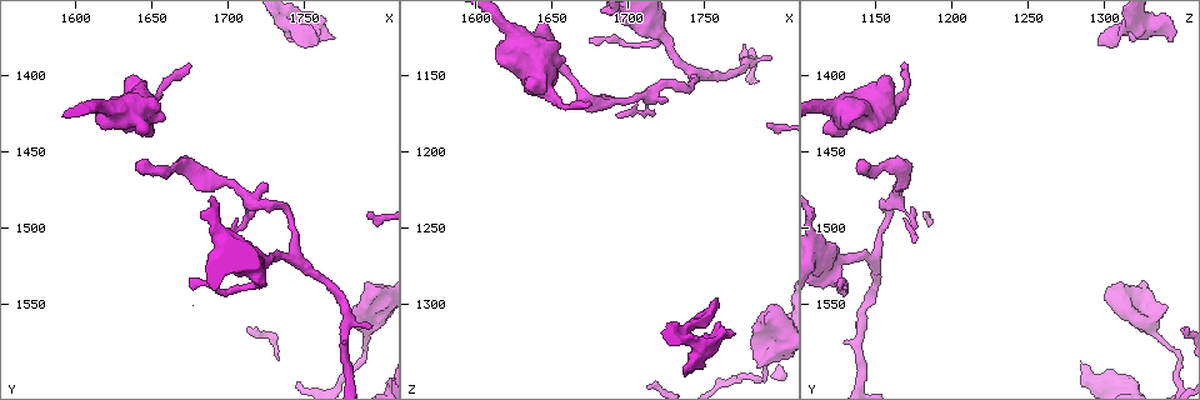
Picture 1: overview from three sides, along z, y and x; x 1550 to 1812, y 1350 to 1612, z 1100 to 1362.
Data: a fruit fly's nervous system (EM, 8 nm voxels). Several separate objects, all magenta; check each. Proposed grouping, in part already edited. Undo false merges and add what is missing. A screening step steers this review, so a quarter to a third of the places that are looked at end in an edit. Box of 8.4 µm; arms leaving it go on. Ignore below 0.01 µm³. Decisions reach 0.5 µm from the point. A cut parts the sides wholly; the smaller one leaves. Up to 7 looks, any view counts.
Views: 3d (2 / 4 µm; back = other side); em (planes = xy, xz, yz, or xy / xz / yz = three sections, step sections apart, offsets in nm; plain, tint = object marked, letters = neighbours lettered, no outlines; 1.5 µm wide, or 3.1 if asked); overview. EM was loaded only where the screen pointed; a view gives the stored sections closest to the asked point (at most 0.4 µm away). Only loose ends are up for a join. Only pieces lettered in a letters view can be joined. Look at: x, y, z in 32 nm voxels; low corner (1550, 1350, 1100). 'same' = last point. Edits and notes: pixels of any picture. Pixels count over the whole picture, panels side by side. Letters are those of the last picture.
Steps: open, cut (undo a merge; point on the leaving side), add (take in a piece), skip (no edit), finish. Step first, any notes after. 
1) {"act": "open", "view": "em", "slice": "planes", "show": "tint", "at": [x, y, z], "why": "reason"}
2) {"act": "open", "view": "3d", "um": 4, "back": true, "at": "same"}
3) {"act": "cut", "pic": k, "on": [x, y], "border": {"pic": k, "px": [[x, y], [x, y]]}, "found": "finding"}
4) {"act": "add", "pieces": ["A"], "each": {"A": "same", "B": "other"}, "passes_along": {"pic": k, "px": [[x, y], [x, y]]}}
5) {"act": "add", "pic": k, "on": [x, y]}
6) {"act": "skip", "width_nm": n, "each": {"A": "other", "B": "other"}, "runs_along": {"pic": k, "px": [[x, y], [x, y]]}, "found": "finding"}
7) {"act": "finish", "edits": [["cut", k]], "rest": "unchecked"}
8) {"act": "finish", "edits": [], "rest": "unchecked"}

{"act": "open", "view": "em", "slice": "xz", "step": 4, "show": "letters", "at": [1790, 1572, 1334], "why": "calibre changes"}

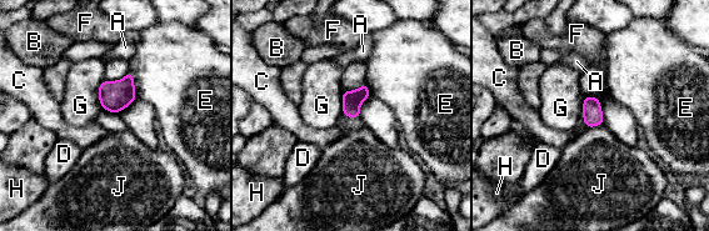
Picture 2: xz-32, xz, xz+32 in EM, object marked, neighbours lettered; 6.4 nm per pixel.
{"act": "open", "view": "em", "slice": "planes", "show": "letters", "at": "same", "why": "cut it another way"}

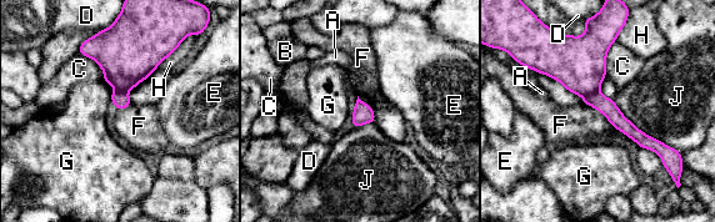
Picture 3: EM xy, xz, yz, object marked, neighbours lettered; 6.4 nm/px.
{"act": "cut", "pic": 3, "on": [606, 106], "width_nm": 110, "each": {"A": "other", "B": "other", "C": "other", "D": "other", "E": "other", "F": "other", "G": "other", "H": "other", "J": "other"}, "part_leaving": {"pic": 3, "px": [[586, 99], [664, 149]]}, "found": "a second neuron is stuck on"}

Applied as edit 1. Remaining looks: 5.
{"act": "open", "view": "3d", "um": 2, "back": true, "at": [1794, 1564, 1138]}

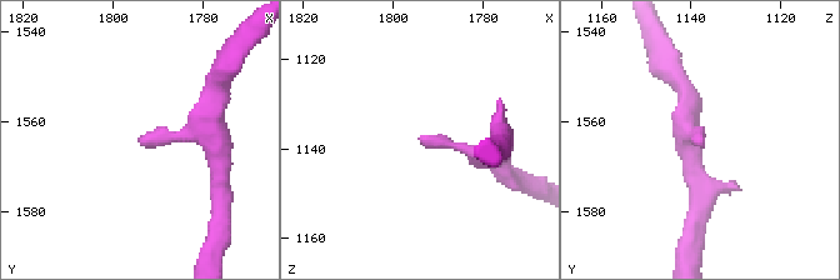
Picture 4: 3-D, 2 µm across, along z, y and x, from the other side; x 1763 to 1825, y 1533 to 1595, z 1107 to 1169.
{"act": "open", "view": "em", "slice": "planes", "show": "letters", "at": [1793, 1565, 1137]}

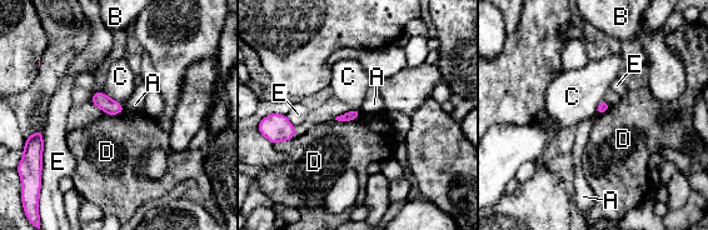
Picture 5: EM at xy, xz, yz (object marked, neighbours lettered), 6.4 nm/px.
{"act": "skip", "each": {"A": "other", "B": "other", "C": "other", "D": "other", "E": "other"}, "border": {"pic": 5, "px": [[101, 90], [123, 105]]}, "found": "no lettered piece goes on from it"}

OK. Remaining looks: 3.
{"act": "open", "view": "em", "slice": "xz", "step": 4, "show": "letters", "at": [1672, 1390, 1166]}

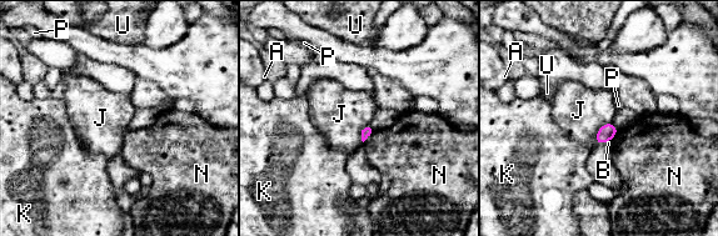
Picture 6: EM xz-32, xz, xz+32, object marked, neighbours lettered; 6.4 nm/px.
{"act": "skip", "each": {"A": "other", "B": "other", "J": "other", "K": "other", "N": "other", "P": "other", "U": "other"}, "border": {"pic": 6, "px": [[611, 121], [598, 130], [596, 142]]}, "found": "no lettered piece goes on from it"}

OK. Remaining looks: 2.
{"act": "finish", "edits": [["cut", 3]], "rest": "unchecked"}

